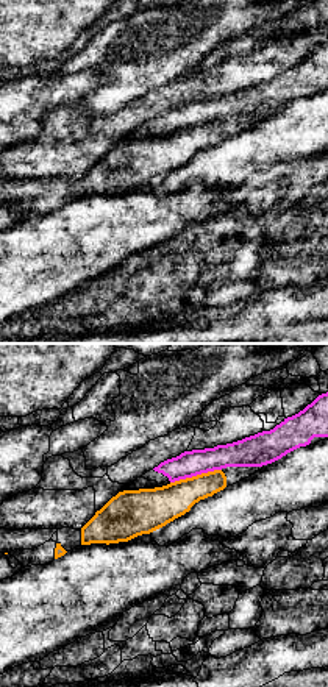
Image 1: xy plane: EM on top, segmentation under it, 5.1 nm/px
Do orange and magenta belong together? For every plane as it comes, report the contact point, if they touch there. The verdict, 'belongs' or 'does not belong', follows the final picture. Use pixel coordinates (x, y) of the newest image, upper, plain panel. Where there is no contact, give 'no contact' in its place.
meets orange at (197, 125)

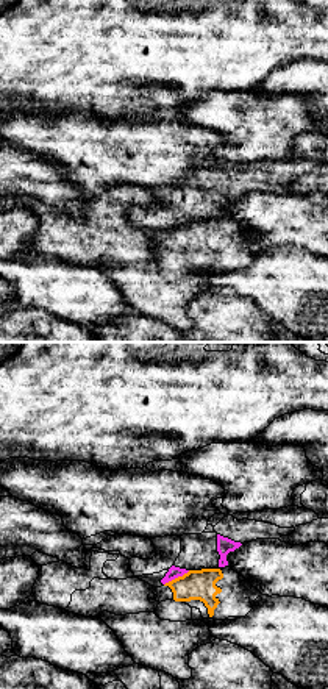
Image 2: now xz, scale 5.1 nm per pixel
meets orange at (178, 227)

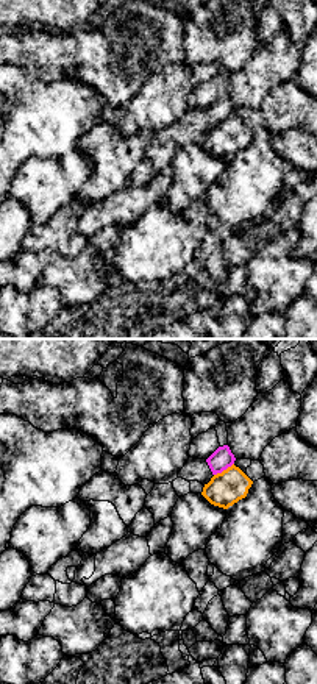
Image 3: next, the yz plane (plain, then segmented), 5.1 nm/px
meets orange at (224, 121)

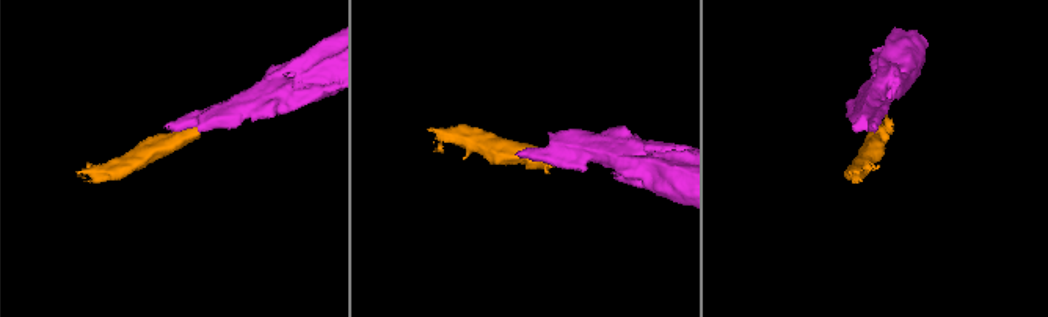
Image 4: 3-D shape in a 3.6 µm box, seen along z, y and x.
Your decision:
does not belong

